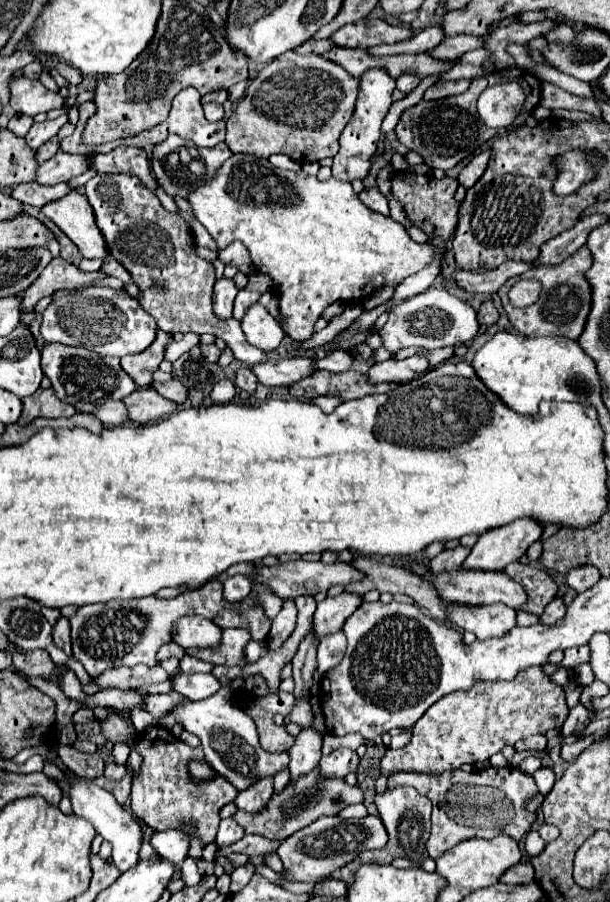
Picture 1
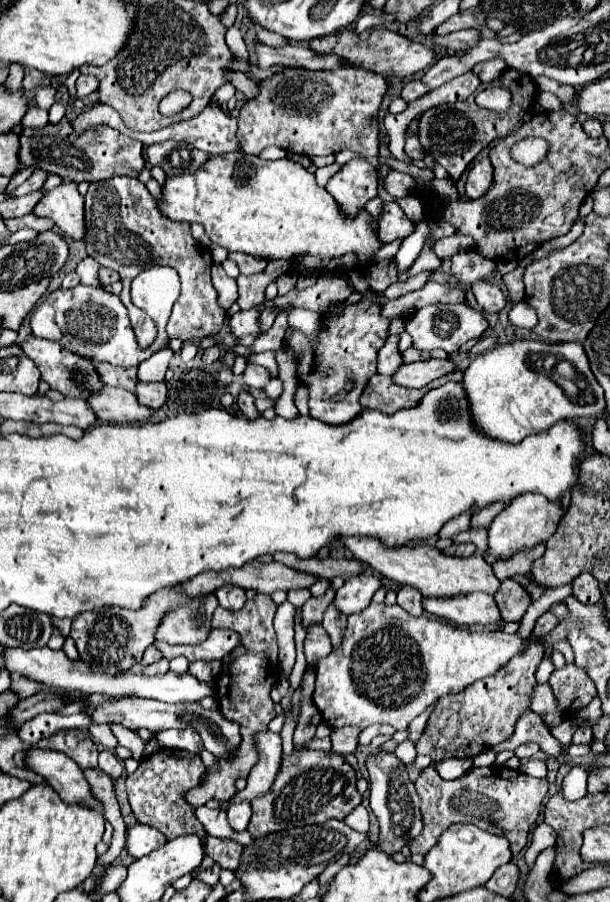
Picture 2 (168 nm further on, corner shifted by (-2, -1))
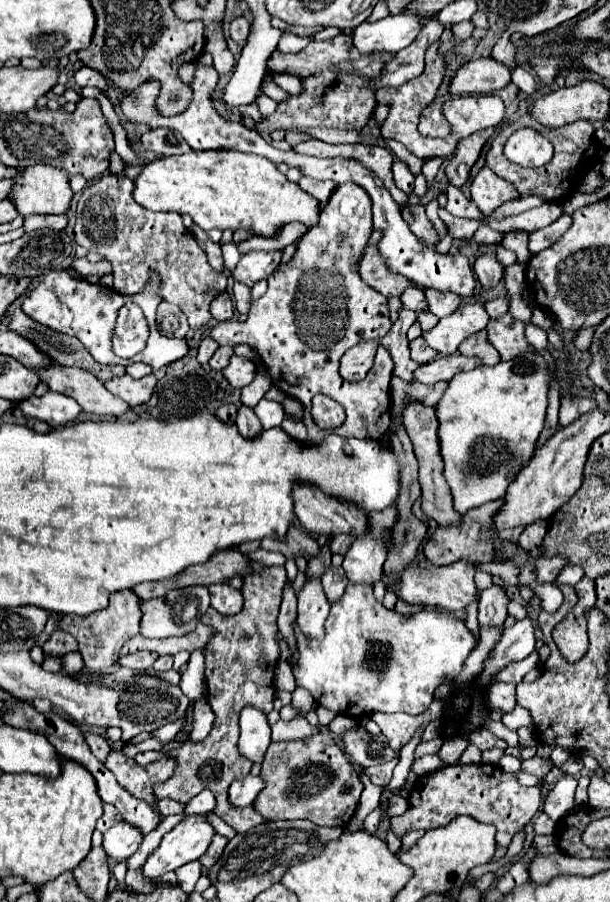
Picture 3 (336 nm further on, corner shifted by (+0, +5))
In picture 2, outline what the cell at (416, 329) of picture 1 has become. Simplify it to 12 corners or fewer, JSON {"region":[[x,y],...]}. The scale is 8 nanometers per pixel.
{"region":[[467,303],[427,305],[405,319],[419,351],[457,353],[489,327]]}

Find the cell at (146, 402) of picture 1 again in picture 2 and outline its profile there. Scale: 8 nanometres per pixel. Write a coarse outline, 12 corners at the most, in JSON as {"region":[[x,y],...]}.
{"region":[[103,387],[89,405],[105,423],[135,423],[155,413],[135,393]]}

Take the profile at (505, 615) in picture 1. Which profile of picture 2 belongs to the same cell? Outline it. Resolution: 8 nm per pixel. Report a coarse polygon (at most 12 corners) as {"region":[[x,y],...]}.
{"region":[[485,593],[423,599],[423,609],[453,625],[501,625]]}

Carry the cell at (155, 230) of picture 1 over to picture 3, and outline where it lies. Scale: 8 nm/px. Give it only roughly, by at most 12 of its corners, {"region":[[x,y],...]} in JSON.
{"region":[[133,181],[81,193],[75,241],[113,265],[113,289],[161,297],[193,331],[227,287],[181,215],[135,205]]}

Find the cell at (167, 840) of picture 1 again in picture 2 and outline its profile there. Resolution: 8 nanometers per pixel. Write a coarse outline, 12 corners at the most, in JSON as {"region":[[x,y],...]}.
{"region":[[135,825],[127,835],[127,851],[135,859],[167,843],[161,831]]}

